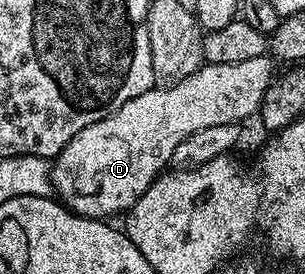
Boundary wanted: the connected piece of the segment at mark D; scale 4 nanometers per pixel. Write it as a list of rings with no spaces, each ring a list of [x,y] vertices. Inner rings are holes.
[[[264,55],[252,58],[247,62],[237,62],[236,65],[221,65],[204,63],[193,74],[189,74],[189,78],[179,80],[170,86],[152,86],[145,94],[137,94],[137,98],[129,98],[129,102],[125,102],[125,106],[121,106],[113,114],[109,114],[105,118],[101,118],[101,122],[93,122],[93,126],[85,126],[85,130],[81,130],[81,134],[77,134],[69,141],[63,149],[59,151],[59,155],[54,157],[53,167],[51,170],[51,183],[53,192],[62,203],[66,204],[71,211],[76,212],[79,216],[90,216],[92,218],[115,218],[120,214],[126,213],[141,198],[141,194],[145,194],[145,190],[149,190],[149,186],[160,174],[171,164],[173,154],[177,150],[177,146],[181,146],[181,142],[185,142],[185,138],[189,138],[189,134],[197,134],[197,130],[205,130],[209,126],[221,126],[222,124],[238,124],[247,122],[247,119],[254,117],[259,111],[261,102],[265,98],[265,90],[269,90],[271,81],[276,75],[277,68],[273,63],[270,55]]]

